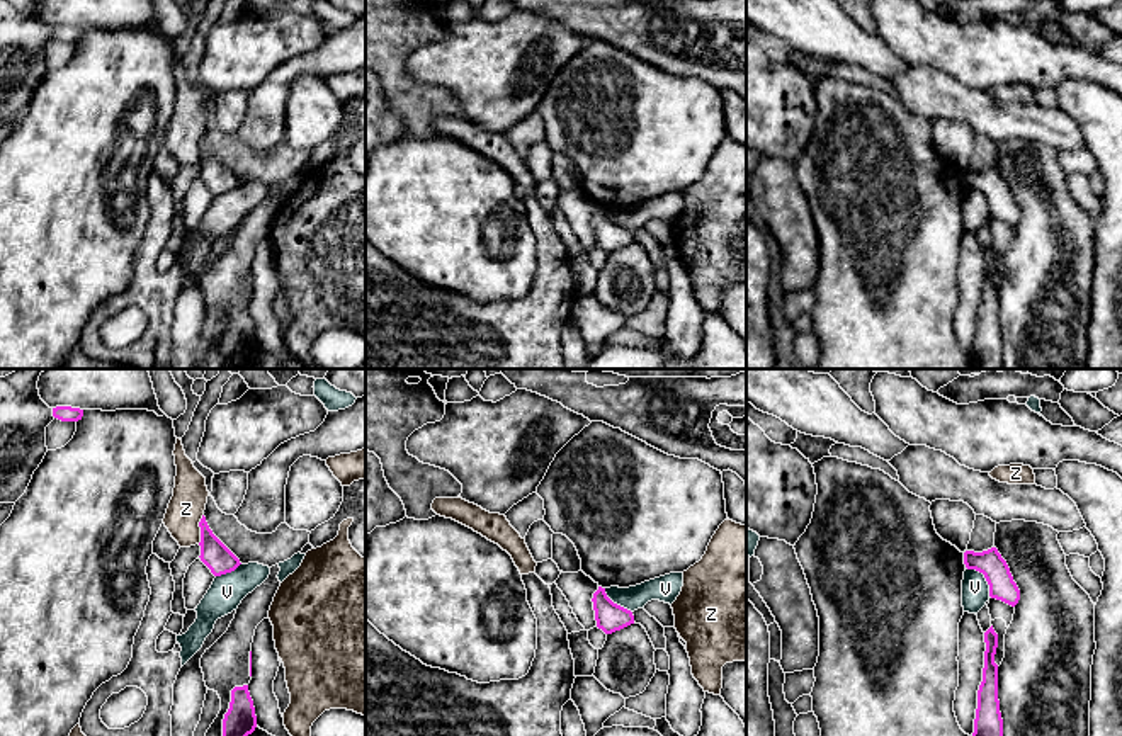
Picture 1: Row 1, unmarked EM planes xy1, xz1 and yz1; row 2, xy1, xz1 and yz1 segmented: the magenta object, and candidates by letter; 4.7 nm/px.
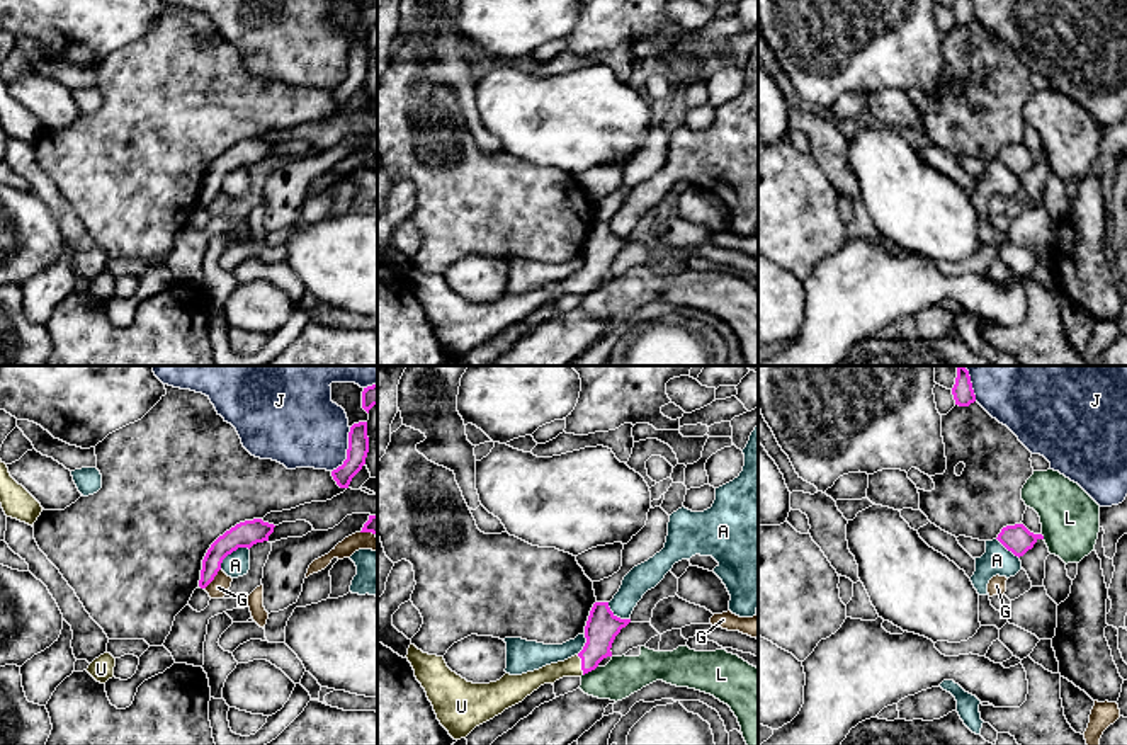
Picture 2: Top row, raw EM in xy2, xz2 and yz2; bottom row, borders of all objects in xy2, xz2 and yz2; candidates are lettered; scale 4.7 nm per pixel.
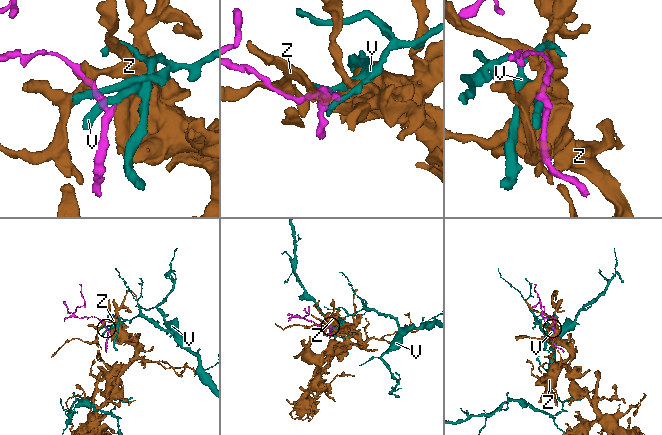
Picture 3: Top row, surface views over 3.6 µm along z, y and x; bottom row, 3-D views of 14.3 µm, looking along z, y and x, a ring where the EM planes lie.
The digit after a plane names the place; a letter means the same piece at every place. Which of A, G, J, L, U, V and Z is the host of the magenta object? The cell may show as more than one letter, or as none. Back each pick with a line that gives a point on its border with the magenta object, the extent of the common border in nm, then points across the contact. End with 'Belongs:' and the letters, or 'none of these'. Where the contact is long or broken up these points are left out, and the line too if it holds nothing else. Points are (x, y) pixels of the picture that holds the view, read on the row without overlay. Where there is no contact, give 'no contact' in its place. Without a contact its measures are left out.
U: contact xz2 (582, 284); length 100 nm; way xz2 (602, 245), (599, 264), (582, 284), (571, 286)
Belongs: U

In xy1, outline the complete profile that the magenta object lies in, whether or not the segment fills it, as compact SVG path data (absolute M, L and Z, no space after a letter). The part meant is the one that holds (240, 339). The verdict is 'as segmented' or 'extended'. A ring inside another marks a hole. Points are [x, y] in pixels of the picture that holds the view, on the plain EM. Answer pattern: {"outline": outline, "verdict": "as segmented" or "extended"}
{"outline": "M248 304L231 309L230 328L223 338L223 369L240 369L243 359L257 347L257 335Z", "verdict": "as segmented"}

